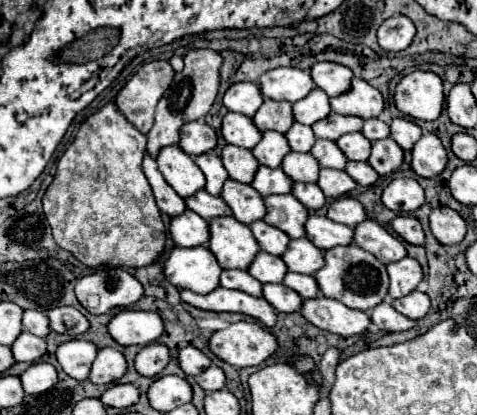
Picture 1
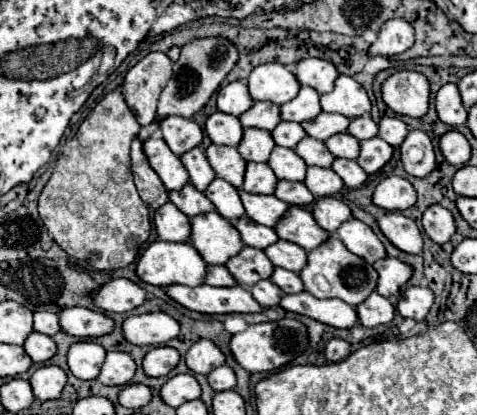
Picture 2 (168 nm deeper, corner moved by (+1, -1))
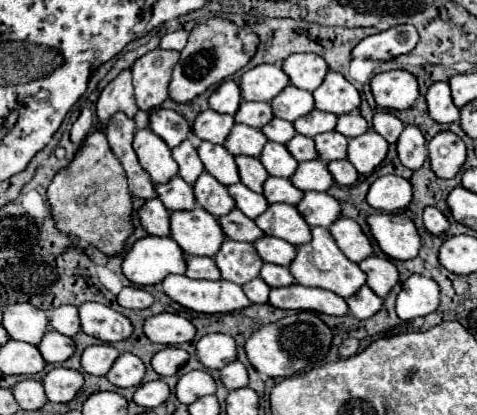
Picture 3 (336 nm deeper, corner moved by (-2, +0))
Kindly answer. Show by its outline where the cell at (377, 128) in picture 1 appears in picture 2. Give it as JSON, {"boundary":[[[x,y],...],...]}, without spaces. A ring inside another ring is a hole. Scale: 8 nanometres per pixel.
{"boundary":[[[363,114],[363,116],[357,116],[351,120],[347,134],[351,134],[357,140],[373,138],[373,136],[377,136],[377,124],[371,120],[369,114]]]}

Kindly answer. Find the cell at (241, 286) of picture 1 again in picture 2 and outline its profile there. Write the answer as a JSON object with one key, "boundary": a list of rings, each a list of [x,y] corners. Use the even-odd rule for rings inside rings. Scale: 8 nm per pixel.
{"boundary":[[[207,266],[205,284],[209,284],[209,286],[235,286],[237,282],[233,280],[233,276],[229,274],[229,270],[225,266]]]}

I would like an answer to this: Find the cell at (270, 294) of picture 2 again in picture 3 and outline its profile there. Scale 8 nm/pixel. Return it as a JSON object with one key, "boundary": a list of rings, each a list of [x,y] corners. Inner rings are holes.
{"boundary":[[[260,277],[252,279],[250,283],[242,285],[246,297],[252,301],[252,303],[268,303],[268,295],[270,295],[270,285],[266,281],[262,281]]]}

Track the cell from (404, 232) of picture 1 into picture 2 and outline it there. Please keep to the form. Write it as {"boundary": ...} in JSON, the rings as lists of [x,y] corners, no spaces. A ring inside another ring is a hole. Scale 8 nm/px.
{"boundary":[[[389,212],[381,218],[377,218],[377,224],[379,224],[381,232],[385,234],[385,238],[395,248],[399,248],[401,252],[407,252],[407,254],[421,254],[423,238],[421,238],[417,224],[411,218],[403,216],[399,212]]]}

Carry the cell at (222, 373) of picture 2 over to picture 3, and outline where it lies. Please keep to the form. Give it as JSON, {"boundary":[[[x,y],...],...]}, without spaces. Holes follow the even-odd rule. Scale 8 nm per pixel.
{"boundary":[[[240,361],[228,363],[228,365],[220,371],[220,379],[222,379],[222,383],[224,383],[224,387],[226,387],[228,391],[240,389],[240,387],[246,387],[246,385],[248,385],[246,367],[244,367]]]}

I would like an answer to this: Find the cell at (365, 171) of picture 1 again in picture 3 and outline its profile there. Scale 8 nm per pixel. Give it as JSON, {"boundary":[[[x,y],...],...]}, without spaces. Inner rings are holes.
{"boundary":[[[344,159],[344,161],[330,161],[328,163],[328,171],[332,173],[332,177],[336,179],[336,183],[338,185],[356,185],[356,181],[358,181],[358,171],[354,169],[354,165],[348,161],[348,159]]]}

